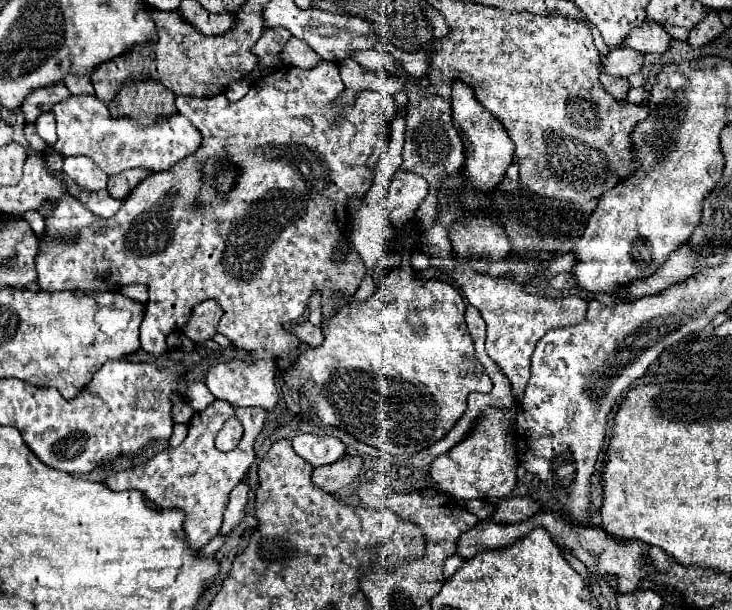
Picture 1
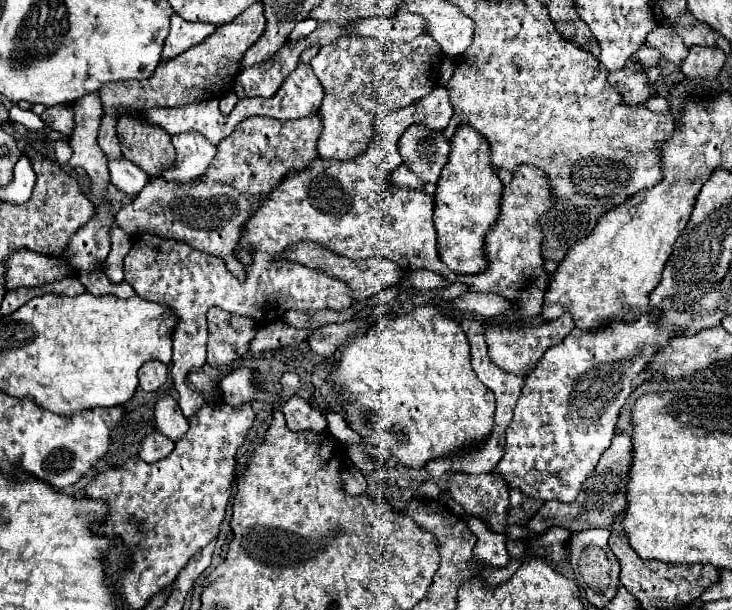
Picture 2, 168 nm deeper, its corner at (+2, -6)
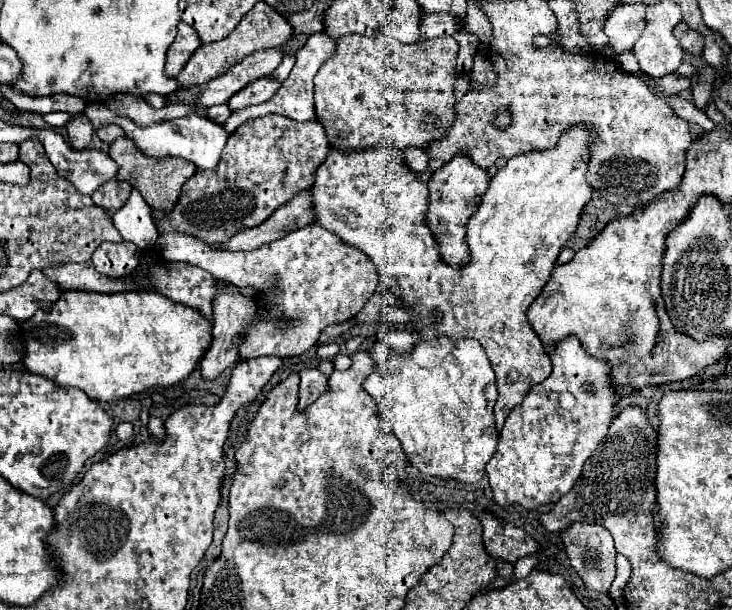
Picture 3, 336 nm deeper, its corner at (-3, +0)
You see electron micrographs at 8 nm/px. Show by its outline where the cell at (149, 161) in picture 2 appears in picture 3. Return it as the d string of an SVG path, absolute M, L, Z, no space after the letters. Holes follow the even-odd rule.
M125 136L111 142L109 156L121 168L117 174L119 180L127 180L131 186L139 188L145 202L157 210L171 210L179 198L181 186L185 184L187 178L191 178L191 162L187 162L183 158L151 158L151 156L143 154L131 138L125 138Z

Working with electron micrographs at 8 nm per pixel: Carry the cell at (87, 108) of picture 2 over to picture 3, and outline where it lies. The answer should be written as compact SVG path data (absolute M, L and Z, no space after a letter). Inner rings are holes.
M111 124L101 126L101 128L97 128L95 132L97 132L97 136L99 136L101 142L113 142L115 138L123 136L123 128L121 128L121 126L111 126Z

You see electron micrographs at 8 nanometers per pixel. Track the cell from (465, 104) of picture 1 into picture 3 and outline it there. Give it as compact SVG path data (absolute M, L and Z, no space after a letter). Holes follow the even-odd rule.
M455 154L445 166L433 172L429 180L429 210L427 210L427 220L429 228L435 234L435 240L439 242L441 248L441 258L449 266L461 268L469 262L469 246L467 246L467 222L471 220L471 214L479 208L481 196L487 192L489 184L489 174L487 170L479 170L467 154Z

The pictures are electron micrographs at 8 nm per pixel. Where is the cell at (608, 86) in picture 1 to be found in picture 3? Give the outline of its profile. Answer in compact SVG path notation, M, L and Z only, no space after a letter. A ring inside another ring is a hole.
M677 72L667 74L663 78L649 78L649 82L663 94L679 94L681 90L691 86L691 80L687 76L681 76Z

